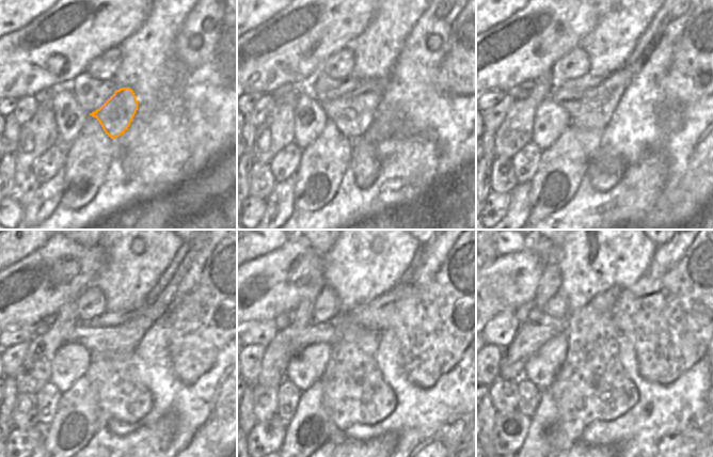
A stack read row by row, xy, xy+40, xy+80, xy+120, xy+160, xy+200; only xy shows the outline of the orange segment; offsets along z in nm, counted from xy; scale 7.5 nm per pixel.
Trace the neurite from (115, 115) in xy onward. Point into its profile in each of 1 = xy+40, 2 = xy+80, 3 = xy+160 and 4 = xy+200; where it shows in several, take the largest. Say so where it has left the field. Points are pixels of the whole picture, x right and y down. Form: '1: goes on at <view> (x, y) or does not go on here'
1: goes on at xy+40 (352, 113)
2: goes on at xy+80 (591, 109)
3: goes on at xy+160 (318, 332)
4: goes on at xy+200 (531, 336)

